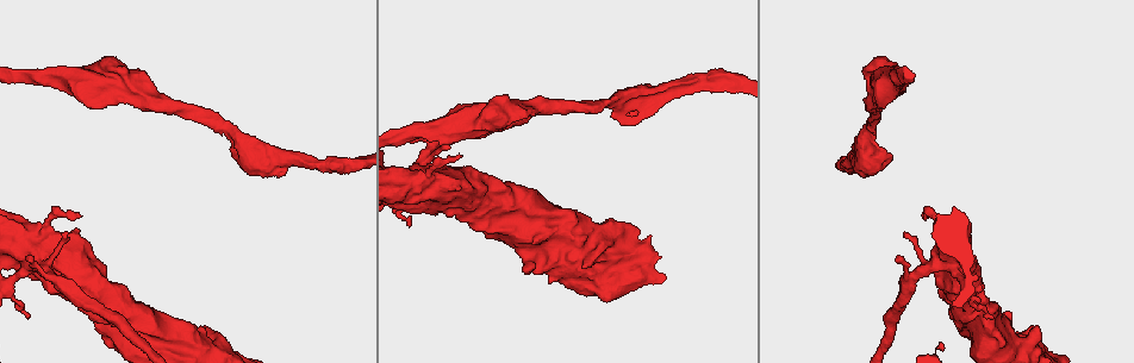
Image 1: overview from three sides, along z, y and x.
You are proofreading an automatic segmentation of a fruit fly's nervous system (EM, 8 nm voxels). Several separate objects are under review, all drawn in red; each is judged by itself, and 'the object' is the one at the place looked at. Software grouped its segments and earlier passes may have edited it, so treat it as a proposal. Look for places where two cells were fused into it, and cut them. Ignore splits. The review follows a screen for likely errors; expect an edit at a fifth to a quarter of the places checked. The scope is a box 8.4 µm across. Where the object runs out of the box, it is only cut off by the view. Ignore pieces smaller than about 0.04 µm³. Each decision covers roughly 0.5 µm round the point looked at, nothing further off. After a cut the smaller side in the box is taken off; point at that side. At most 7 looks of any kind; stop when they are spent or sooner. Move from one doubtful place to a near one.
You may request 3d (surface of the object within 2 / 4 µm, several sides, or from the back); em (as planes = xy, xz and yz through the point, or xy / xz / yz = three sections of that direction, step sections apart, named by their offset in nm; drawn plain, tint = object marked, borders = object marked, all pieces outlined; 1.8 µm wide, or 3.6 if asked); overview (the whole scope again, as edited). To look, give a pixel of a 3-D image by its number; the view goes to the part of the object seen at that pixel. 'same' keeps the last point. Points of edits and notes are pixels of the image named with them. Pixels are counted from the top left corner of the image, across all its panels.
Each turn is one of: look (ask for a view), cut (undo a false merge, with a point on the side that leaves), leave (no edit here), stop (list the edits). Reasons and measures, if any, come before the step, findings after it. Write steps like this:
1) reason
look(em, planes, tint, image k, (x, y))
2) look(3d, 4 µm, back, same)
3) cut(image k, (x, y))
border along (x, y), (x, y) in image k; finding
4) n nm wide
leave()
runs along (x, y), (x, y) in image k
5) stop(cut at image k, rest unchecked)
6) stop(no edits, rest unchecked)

calibre changes
look(em, 3.6 µm, planes, tint, image 1, (583, 259))

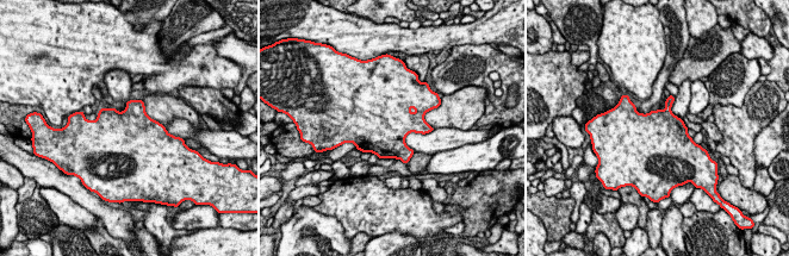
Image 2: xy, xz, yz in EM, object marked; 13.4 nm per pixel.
leave()
one cell here

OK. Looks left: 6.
sharp bend
look(em, planes, borders, image 1, (651, 92))

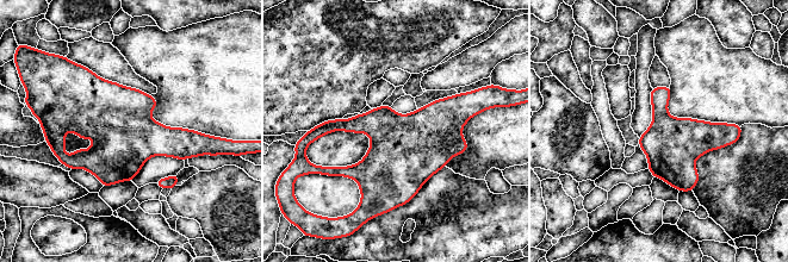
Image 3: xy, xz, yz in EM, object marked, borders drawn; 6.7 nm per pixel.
leave()
all the same cell

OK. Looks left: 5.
sharp bend
look(3d, 4 µm, image 1, (420, 166))

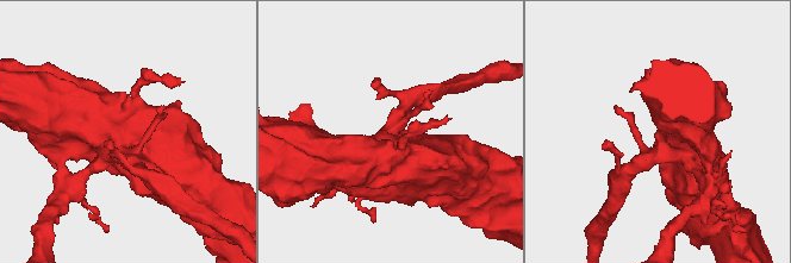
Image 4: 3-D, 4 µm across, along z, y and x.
now the EM
look(em, planes, tint, image 4, (120, 146))

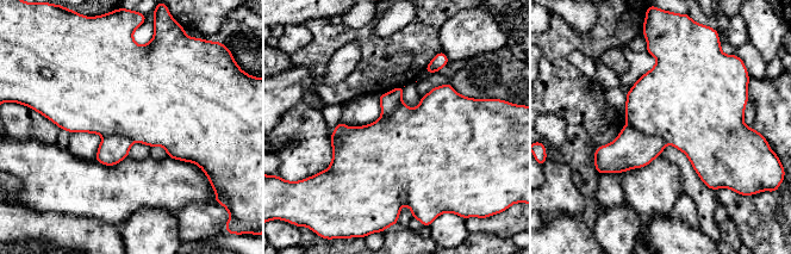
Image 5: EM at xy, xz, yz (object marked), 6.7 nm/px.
cut(image 5, (633, 148))
border along (628, 124), (660, 136), (668, 143) in image 5; two cells meet here

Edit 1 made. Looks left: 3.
stop(cut at image 5, rest unchecked)

